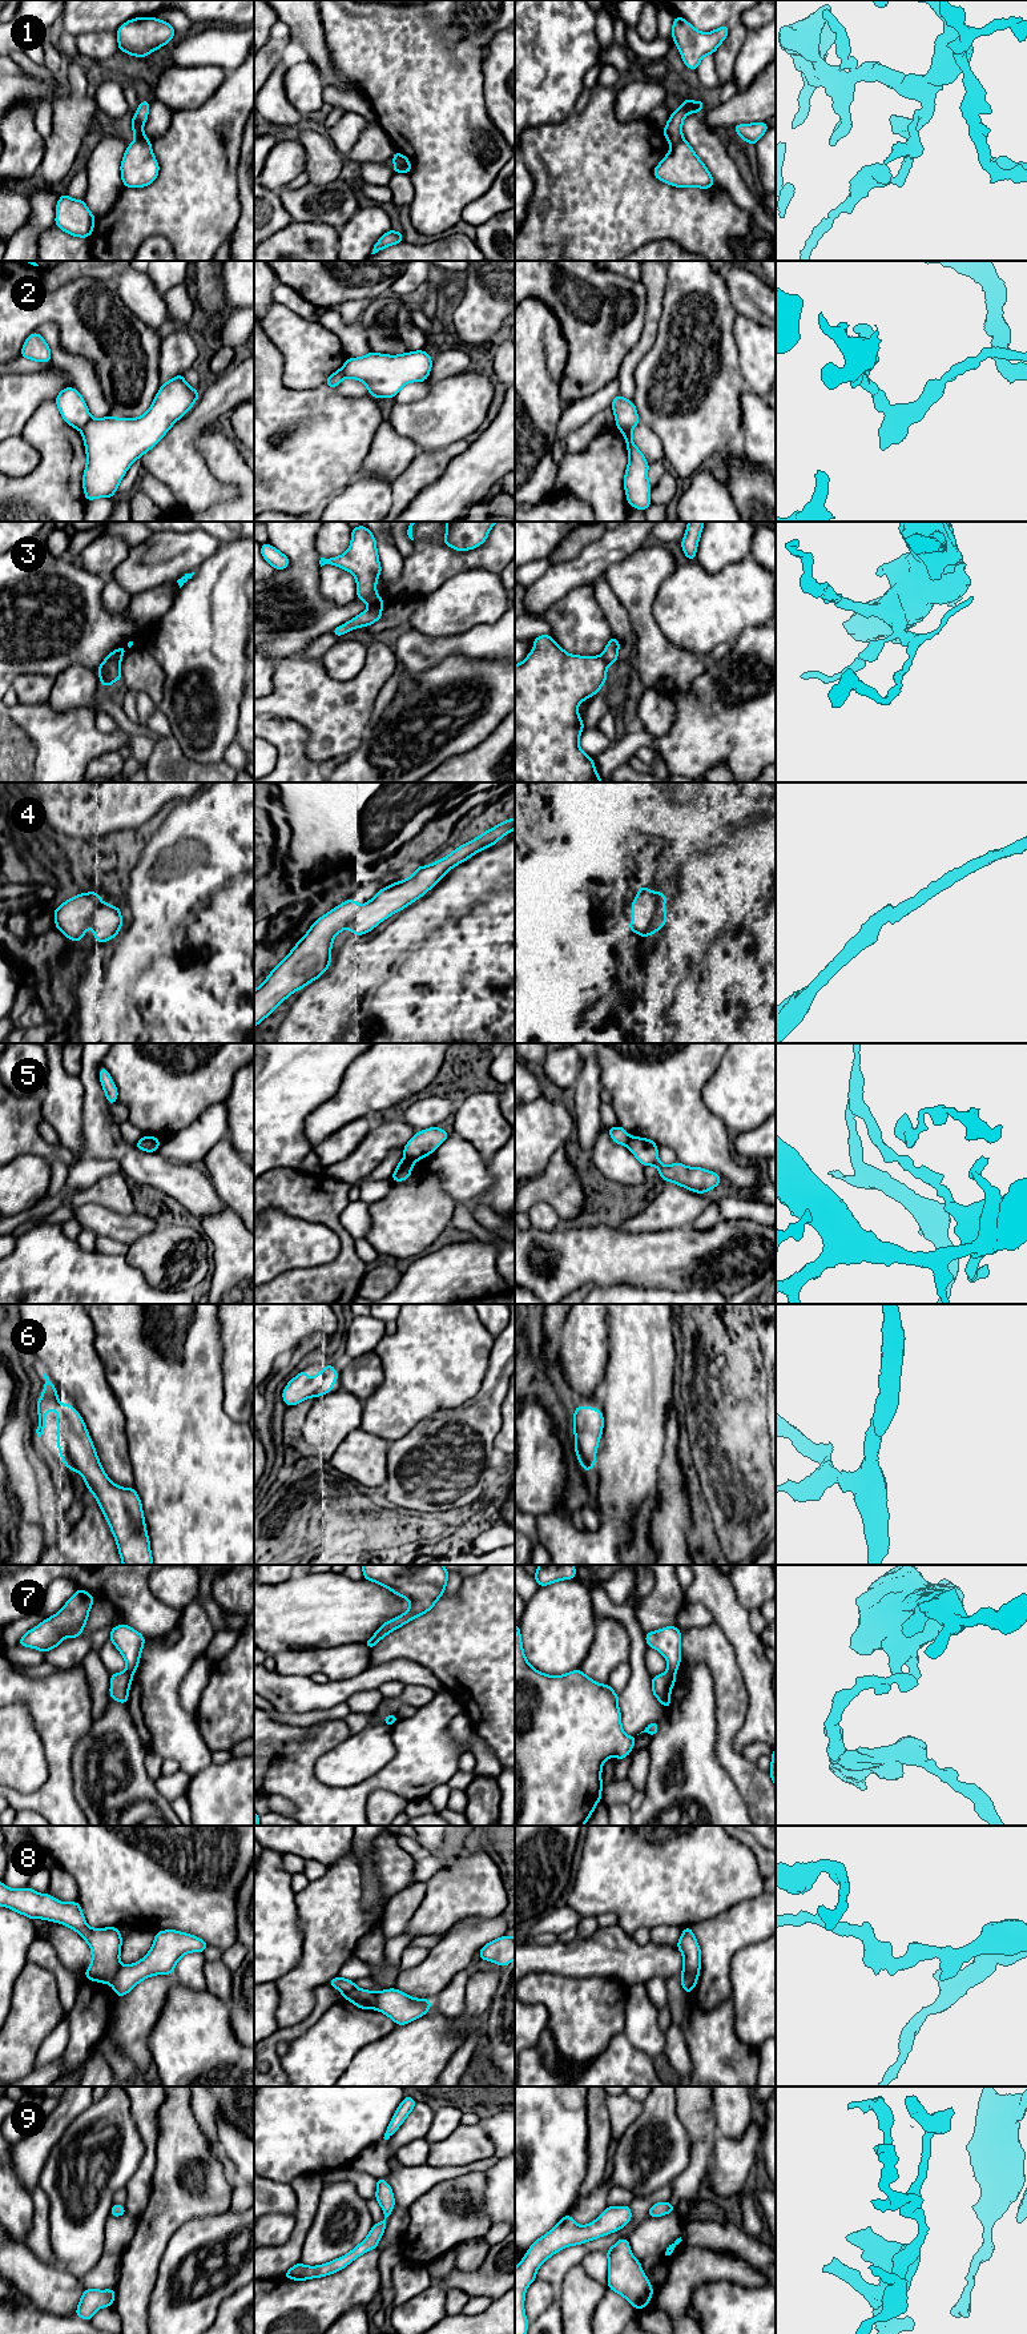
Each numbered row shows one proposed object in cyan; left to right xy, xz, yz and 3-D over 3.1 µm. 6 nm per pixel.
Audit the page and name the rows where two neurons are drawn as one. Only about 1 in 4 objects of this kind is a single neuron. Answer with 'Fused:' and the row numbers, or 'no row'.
Fused: 1, 2, 3, 5, 7, 8

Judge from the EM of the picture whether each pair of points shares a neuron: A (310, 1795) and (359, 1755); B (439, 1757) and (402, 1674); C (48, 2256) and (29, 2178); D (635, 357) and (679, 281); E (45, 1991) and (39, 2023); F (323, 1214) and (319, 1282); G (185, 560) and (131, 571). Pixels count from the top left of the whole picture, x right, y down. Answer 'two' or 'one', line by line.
A: two
B: two
C: two
D: two
E: one
F: one
G: one

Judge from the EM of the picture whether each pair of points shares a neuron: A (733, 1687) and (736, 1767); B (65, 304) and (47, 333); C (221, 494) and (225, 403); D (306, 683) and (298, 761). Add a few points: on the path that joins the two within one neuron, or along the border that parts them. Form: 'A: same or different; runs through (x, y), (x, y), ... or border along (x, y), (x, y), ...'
A: same; runs through (732, 1707), (727, 1726), (727, 1747)
B: different; border along (35, 329), (52, 322), (65, 351)
C: same; runs through (197, 471), (189, 463), (189, 433), (201, 421)
D: different; border along (273, 715), (294, 720), (306, 731), (310, 757)

